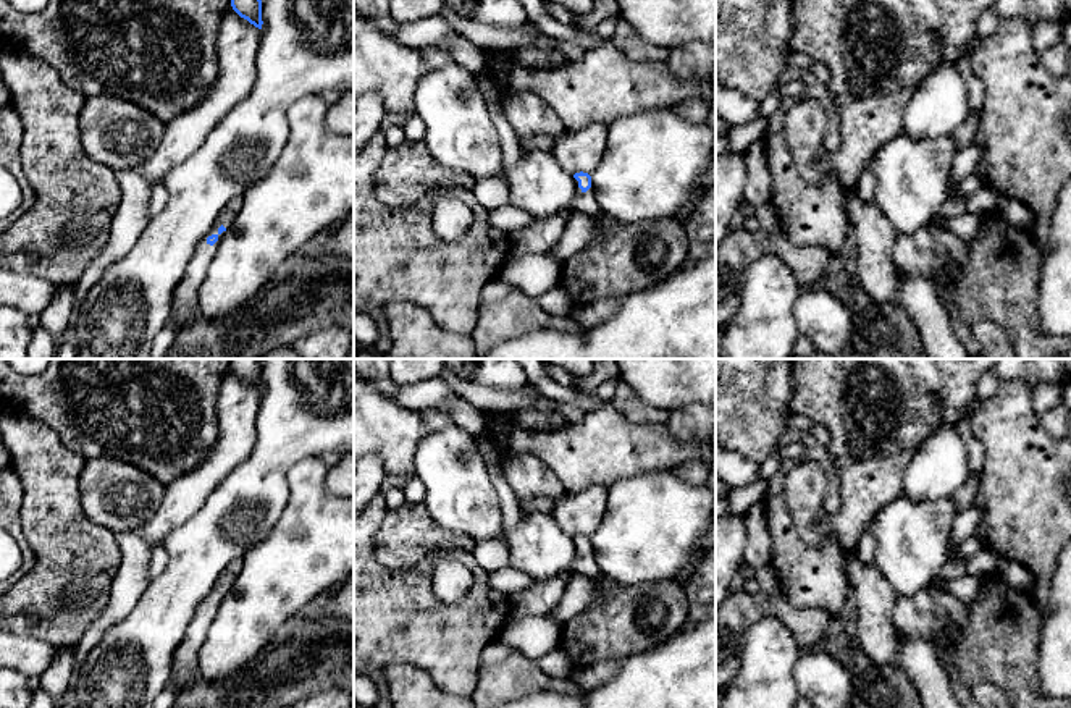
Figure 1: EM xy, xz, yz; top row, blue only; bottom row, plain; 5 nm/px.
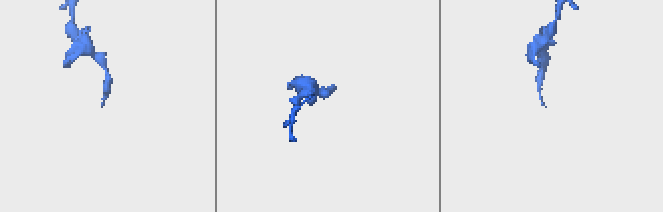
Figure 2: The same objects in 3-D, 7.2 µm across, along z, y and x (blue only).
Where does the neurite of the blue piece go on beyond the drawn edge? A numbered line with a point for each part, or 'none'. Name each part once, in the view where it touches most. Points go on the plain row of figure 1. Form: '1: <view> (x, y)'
1: xy (184, 671)

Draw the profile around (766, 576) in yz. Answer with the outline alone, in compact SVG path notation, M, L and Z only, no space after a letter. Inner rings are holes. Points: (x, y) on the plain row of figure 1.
M771 564L754 569L753 575L759 587L769 595L777 595L780 592L779 577Z

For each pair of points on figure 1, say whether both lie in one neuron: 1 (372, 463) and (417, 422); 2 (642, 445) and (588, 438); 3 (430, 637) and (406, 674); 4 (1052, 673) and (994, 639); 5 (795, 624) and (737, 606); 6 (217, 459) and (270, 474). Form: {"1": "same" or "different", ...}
{"1": "different", "2": "same", "3": "different", "4": "different", "5": "same", "6": "different"}

